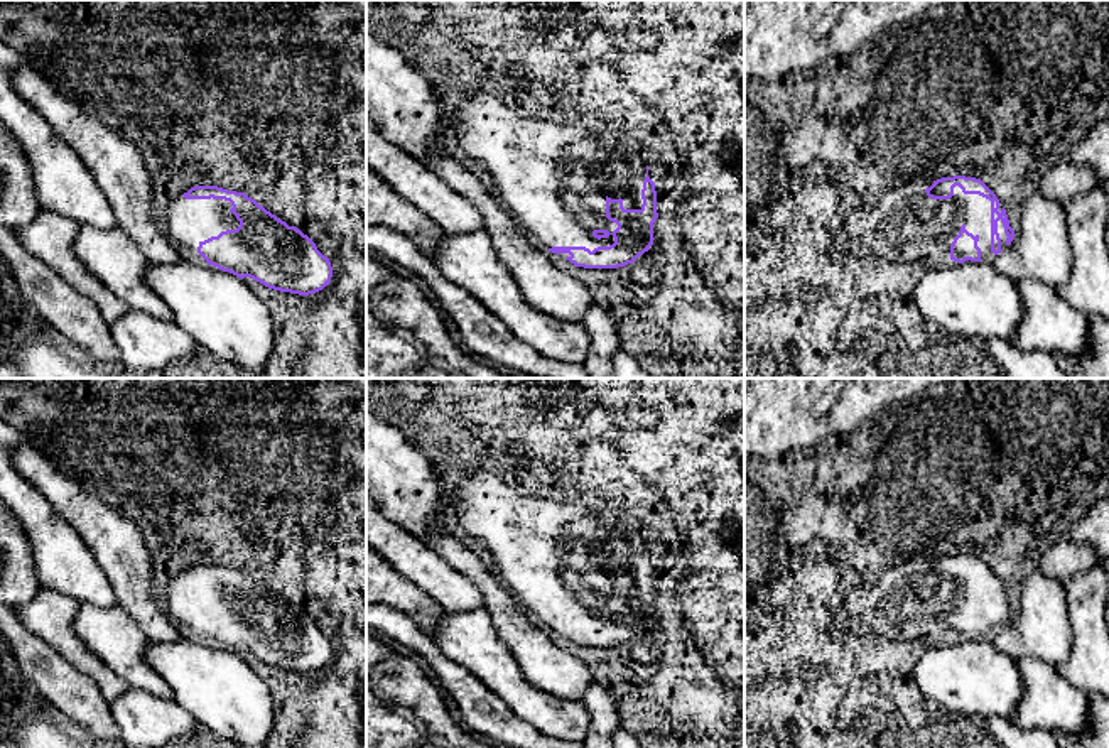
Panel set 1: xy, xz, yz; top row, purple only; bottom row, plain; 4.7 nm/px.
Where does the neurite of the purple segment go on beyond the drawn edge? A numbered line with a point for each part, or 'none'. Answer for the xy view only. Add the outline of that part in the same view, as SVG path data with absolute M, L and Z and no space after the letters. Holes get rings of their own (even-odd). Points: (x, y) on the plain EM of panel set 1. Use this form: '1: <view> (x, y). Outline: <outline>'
1: xy (186, 600). Outline: M181 572L165 584L162 606L170 623L186 638L208 643L197 631L197 625L221 610L240 604L240 599L230 589L231 586L231 581L225 577L186 577Z

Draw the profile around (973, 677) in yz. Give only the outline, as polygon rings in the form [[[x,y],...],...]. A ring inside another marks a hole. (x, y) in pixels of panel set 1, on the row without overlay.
[[[991,640],[955,642],[920,652],[913,677],[925,699],[959,716],[1014,721],[1023,699],[1018,665]]]

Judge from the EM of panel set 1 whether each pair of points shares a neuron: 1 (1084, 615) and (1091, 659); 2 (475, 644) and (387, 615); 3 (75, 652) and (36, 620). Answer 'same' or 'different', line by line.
1: same
2: different
3: same

